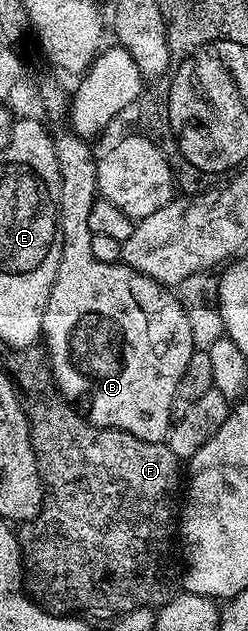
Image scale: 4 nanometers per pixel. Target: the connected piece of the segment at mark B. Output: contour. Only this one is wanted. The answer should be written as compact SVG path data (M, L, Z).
M69 130L54 136L54 148L58 151L56 162L62 179L58 211L62 249L42 323L42 340L54 385L62 397L75 405L96 427L124 430L138 440L161 444L169 437L178 387L195 350L189 318L167 285L158 284L127 264L109 264L96 258L93 253L94 233L88 226L88 214L92 214L92 206L98 196L96 152L94 156L90 149L93 147Z

